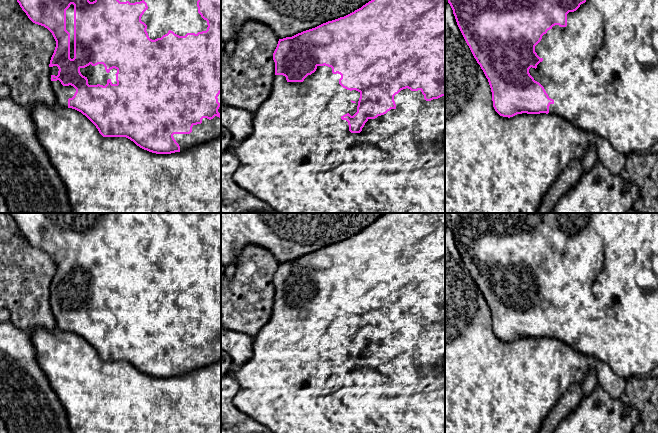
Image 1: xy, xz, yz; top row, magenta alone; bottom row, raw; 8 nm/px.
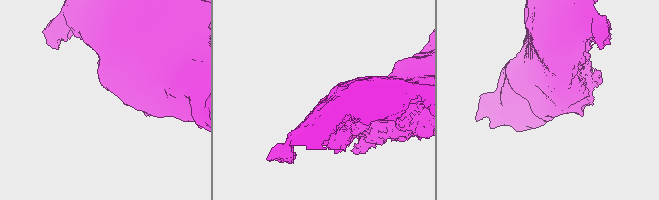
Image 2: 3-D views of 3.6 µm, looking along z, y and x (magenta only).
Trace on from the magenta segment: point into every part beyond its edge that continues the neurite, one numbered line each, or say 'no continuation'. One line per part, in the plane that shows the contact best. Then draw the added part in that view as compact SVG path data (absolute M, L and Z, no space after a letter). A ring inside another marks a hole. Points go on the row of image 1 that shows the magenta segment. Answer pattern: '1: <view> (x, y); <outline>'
1: xy (180, 16); M144 0L148 9L141 17L141 21L147 25L147 33L150 39L155 40L167 34L169 30L179 36L187 33L195 33L207 30L207 21L198 13L198 0Z
2: xz (415, 123); M406 88L394 96L394 101L395 109L375 119L368 119L361 132L380 134L383 137L379 142L380 148L389 151L402 147L418 148L420 160L417 169L440 166L445 161L445 97L426 101L421 90Z

